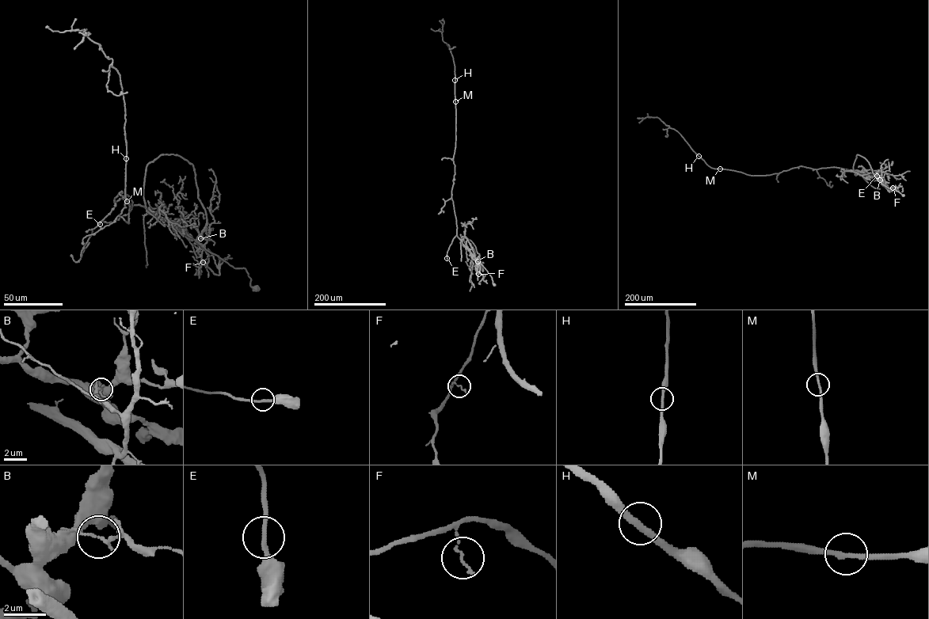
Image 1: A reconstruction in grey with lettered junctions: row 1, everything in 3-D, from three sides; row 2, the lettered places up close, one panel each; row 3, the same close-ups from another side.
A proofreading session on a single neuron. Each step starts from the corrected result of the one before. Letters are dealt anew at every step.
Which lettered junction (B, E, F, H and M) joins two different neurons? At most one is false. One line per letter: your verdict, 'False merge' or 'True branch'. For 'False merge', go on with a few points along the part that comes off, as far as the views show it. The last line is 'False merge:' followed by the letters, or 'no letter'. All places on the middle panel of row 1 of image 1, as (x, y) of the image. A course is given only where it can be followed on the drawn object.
B: False merge. Course of the part to remove: (477, 261), (479, 254), (475, 246), (460, 234), (462, 244), (468, 248), (477, 269)
E: True branch
F: True branch
H: True branch
M: True branch
False merge: B

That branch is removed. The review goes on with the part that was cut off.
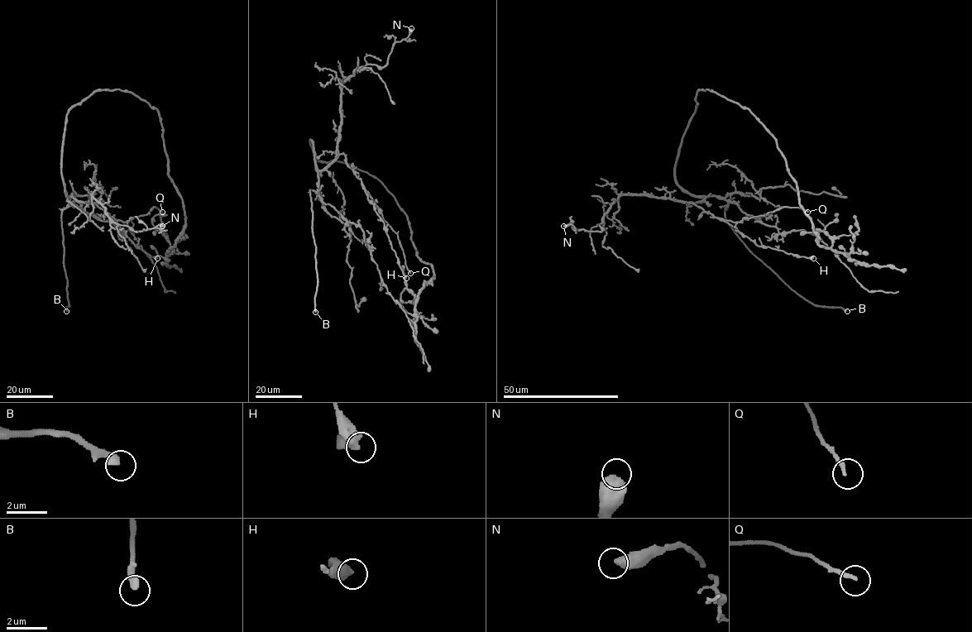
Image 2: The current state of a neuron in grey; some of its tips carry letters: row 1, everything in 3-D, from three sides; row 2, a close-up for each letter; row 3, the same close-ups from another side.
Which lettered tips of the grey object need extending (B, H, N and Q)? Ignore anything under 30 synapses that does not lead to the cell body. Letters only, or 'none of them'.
B

